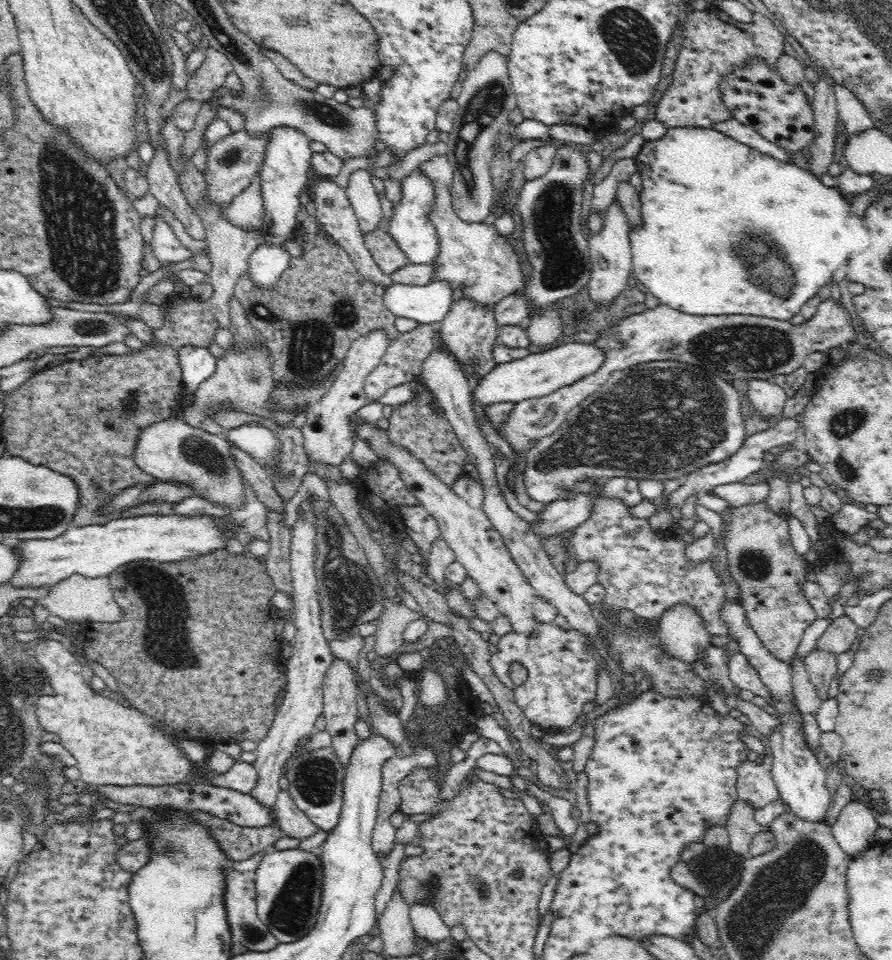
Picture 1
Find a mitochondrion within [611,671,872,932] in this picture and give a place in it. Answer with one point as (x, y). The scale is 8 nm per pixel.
(717, 867)

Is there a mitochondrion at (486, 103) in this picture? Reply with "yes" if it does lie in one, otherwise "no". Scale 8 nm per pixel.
yes

